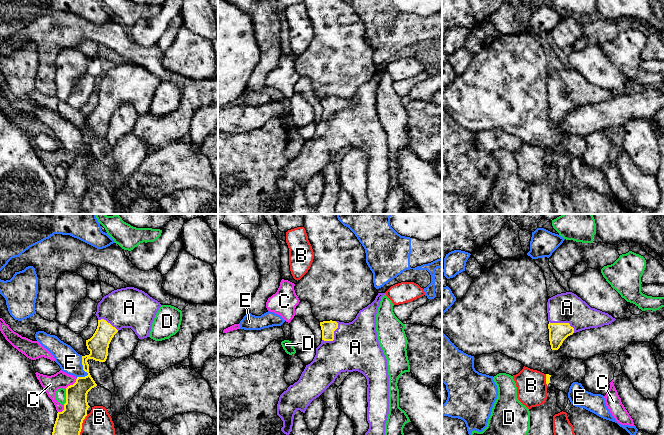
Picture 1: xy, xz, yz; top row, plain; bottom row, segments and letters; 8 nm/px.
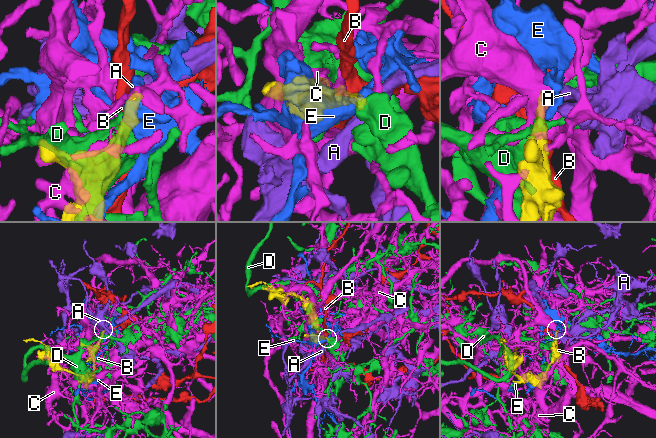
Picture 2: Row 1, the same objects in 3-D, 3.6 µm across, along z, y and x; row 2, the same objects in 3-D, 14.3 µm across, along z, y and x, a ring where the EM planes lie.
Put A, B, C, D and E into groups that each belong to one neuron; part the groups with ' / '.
A / B / C / D / E

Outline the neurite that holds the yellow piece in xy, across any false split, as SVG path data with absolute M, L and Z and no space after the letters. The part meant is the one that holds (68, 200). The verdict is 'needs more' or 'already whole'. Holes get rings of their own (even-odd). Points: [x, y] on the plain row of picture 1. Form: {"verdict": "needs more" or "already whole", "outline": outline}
{"verdict": "needs more", "outline": "M126 63L112 67L104 72L97 81L96 92L98 102L93 112L86 116L89 131L82 132L83 146L88 149L85 153L77 153L76 158L66 164L66 179L64 186L57 189L57 194L50 214L79 214L82 199L90 183L87 178L88 168L97 162L89 149L88 135L105 138L108 132L109 120L114 111L122 104L131 104L139 115L149 113L155 91L161 83L160 78L147 69L134 63Z"}

